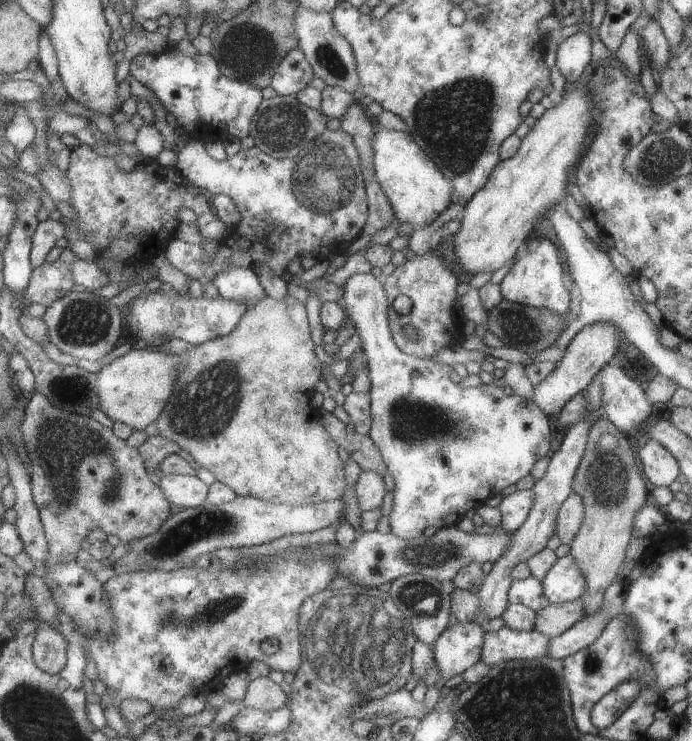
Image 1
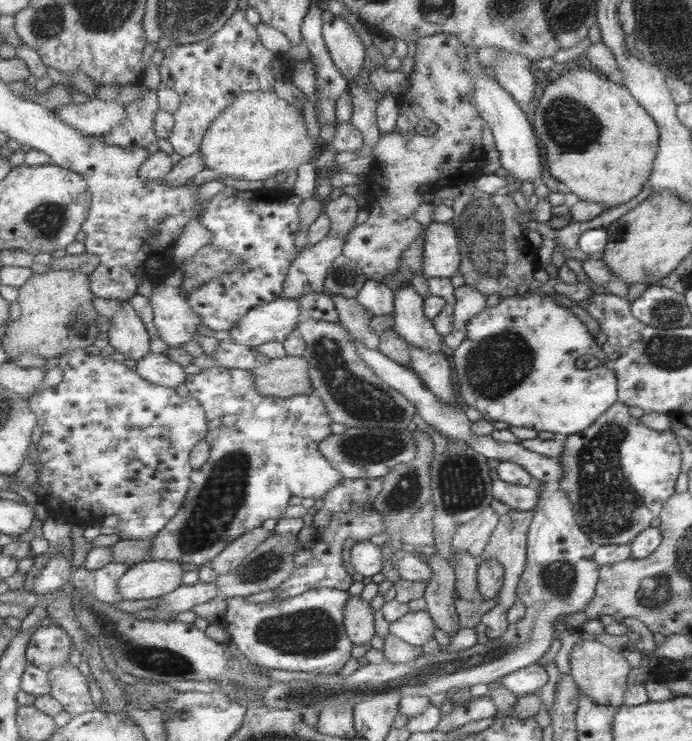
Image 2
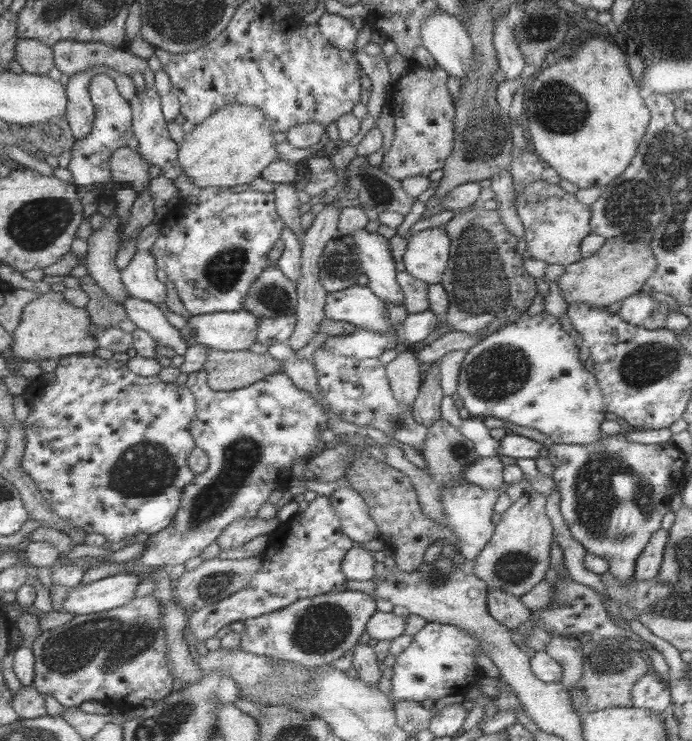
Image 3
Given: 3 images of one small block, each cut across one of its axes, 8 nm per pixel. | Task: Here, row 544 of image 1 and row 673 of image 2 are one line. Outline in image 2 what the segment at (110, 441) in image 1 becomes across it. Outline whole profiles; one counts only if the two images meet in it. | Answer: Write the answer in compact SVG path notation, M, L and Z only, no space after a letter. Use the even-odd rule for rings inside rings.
M65 665L48 670L53 695L71 716L79 716L84 712L96 709L93 692L89 692L89 676L79 672L79 668Z

